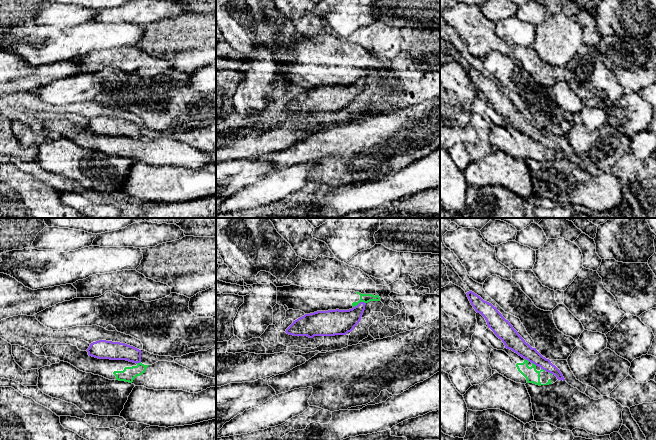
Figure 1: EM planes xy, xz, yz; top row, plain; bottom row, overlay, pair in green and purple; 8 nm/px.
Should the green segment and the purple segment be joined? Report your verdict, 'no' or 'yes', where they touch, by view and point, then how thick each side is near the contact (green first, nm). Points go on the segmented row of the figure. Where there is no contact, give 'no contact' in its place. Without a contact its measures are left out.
no; meets green in xz at (359, 302); 70 nm thick on the green side, 200 nm on the other

